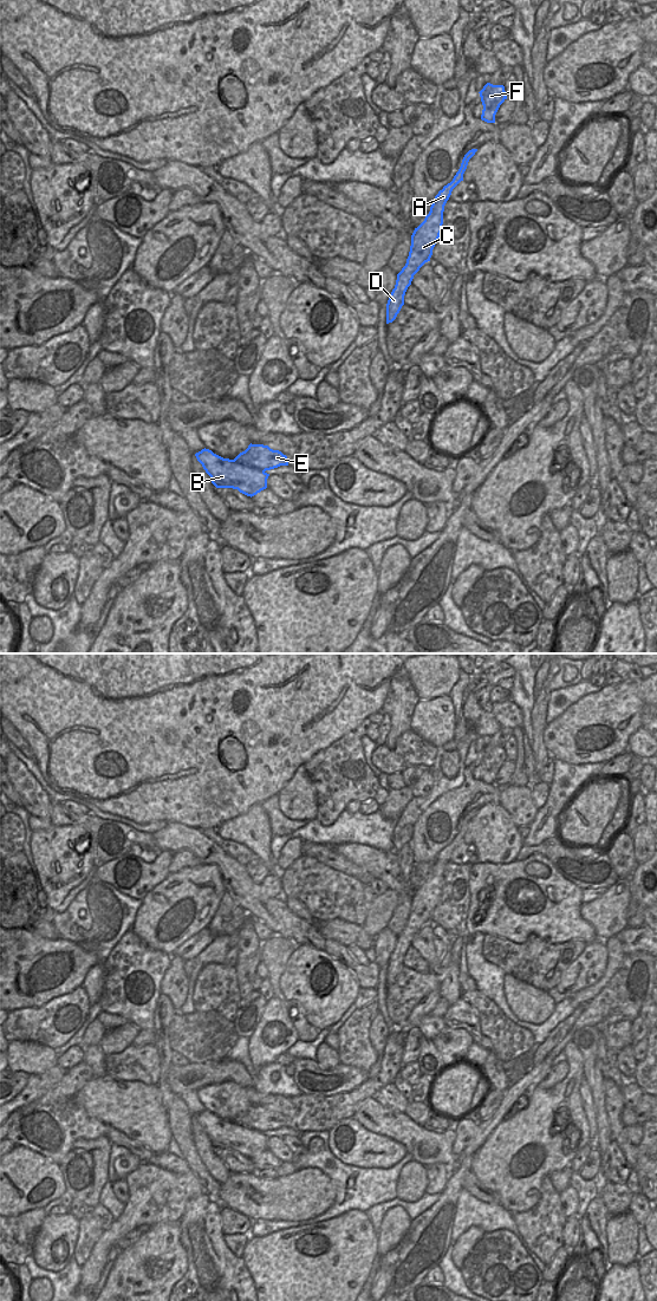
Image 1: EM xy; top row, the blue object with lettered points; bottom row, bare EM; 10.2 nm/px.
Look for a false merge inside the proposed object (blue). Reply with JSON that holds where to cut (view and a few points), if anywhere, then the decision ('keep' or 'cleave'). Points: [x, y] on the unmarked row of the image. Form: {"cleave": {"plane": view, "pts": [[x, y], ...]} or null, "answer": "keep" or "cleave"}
{"cleave": {"plane": "xy", "pts": [[234, 1120], [260, 1130], [264, 1133]]}, "answer": "cleave"}

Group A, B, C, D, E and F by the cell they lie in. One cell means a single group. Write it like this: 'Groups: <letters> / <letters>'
Groups: A C D E F / B.

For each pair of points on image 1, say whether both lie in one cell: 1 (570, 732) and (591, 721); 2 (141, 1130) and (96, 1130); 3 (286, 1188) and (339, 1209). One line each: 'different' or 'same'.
1: same
2: different
3: different

